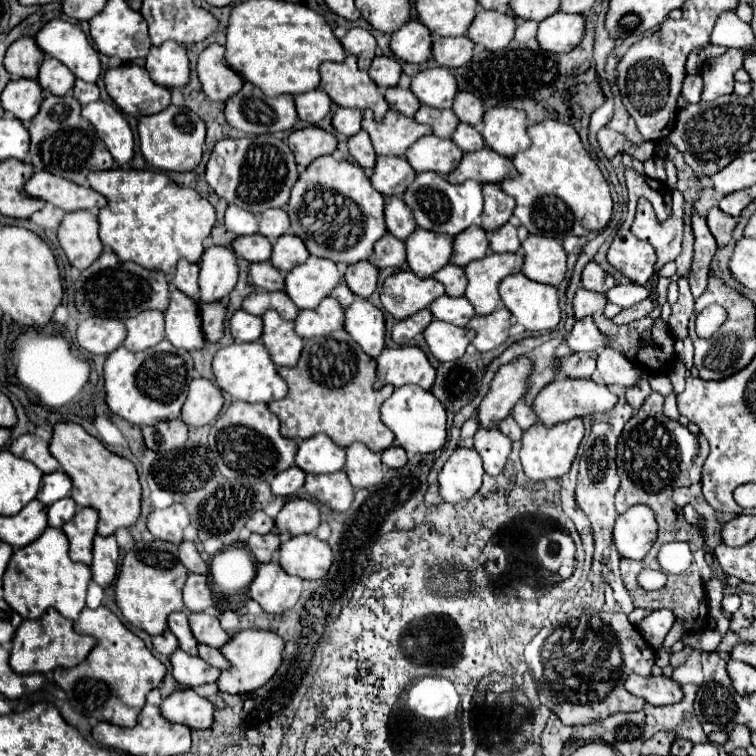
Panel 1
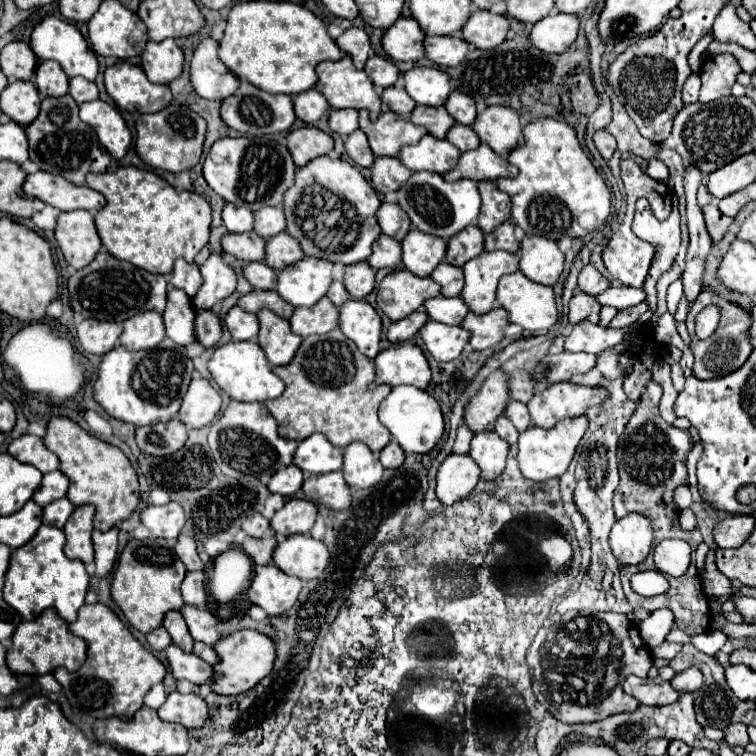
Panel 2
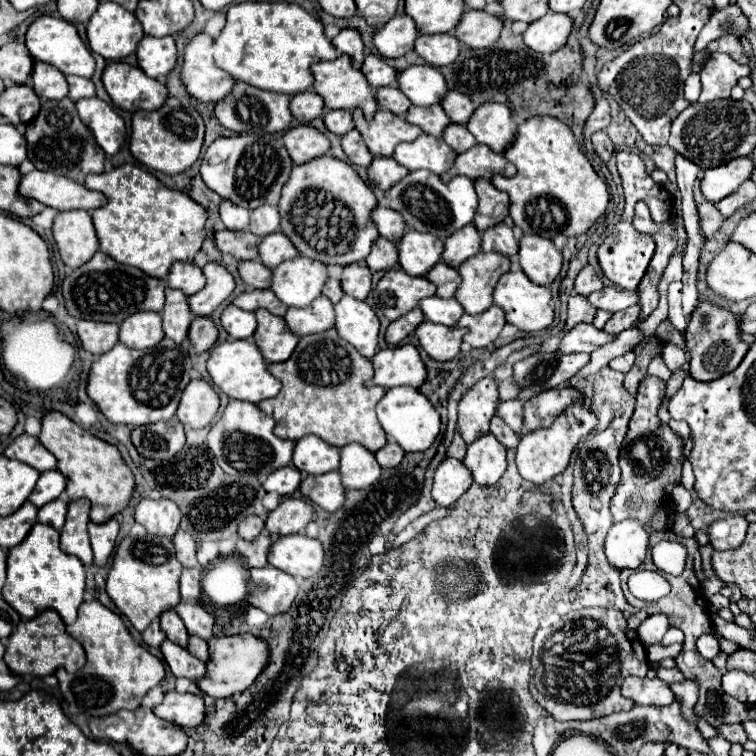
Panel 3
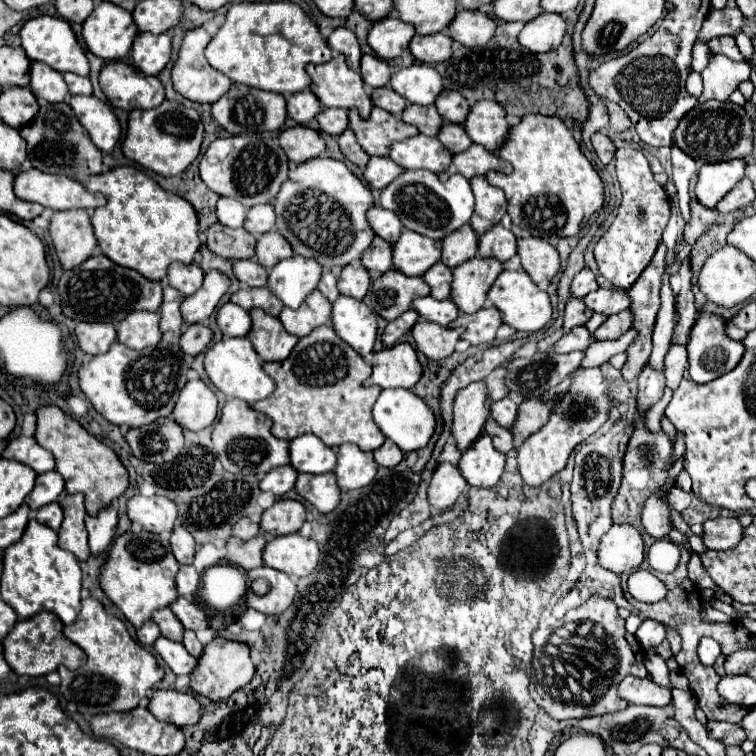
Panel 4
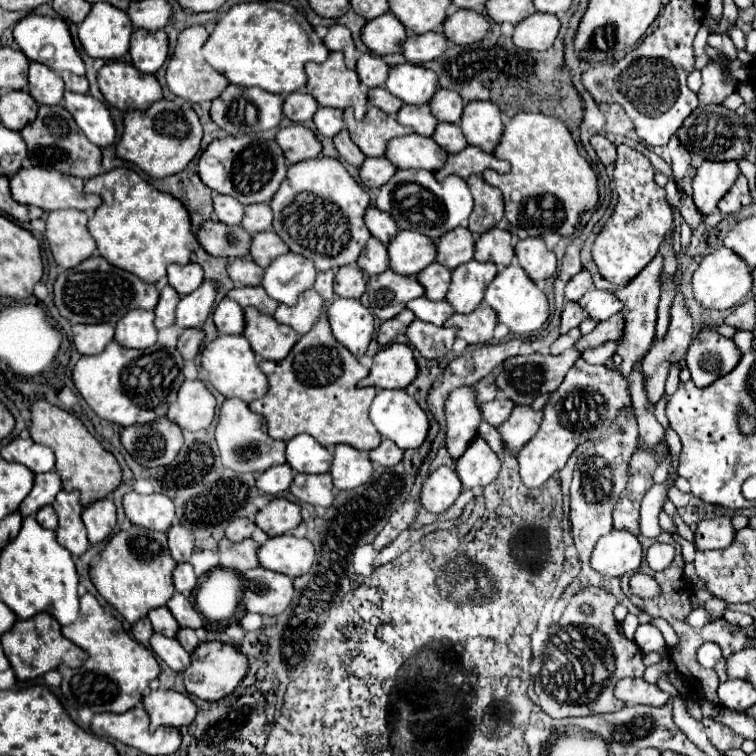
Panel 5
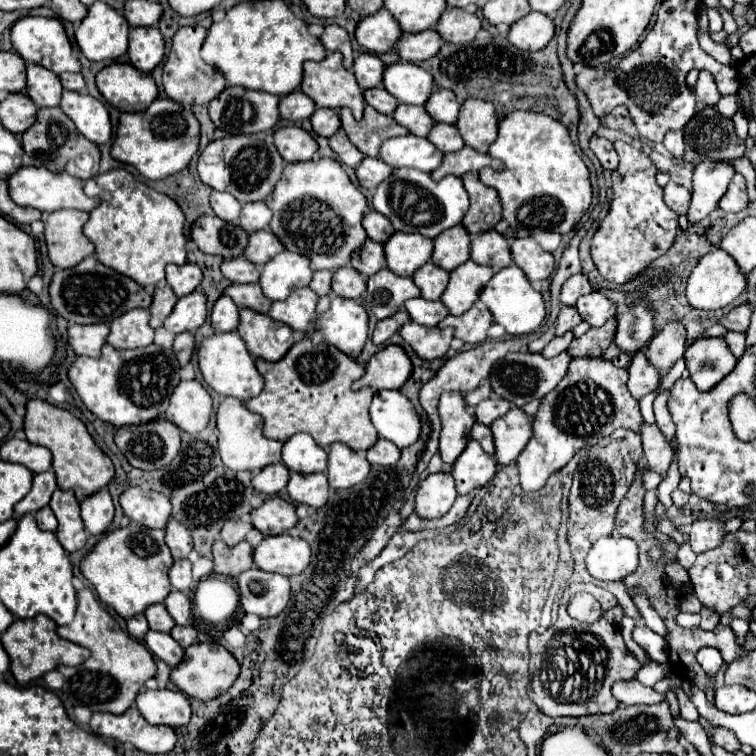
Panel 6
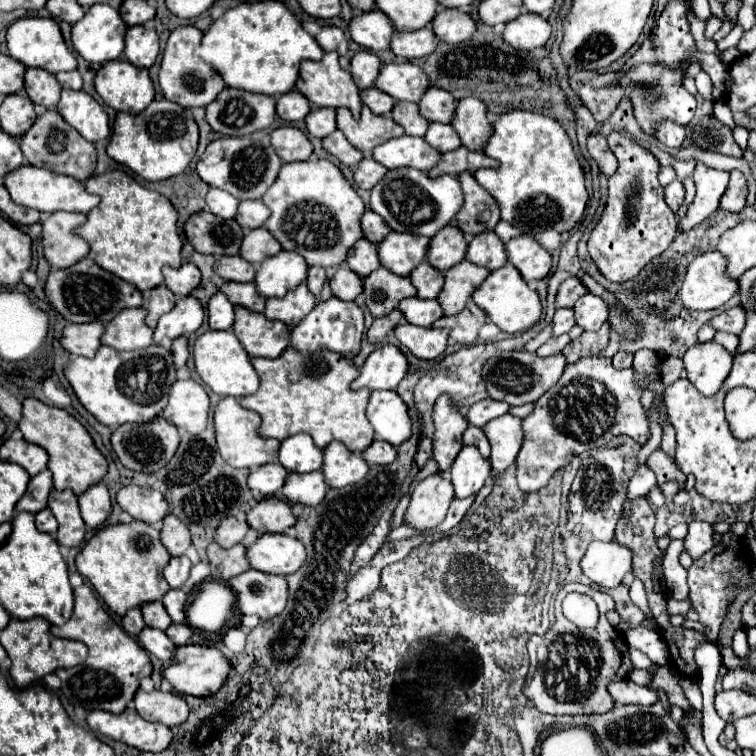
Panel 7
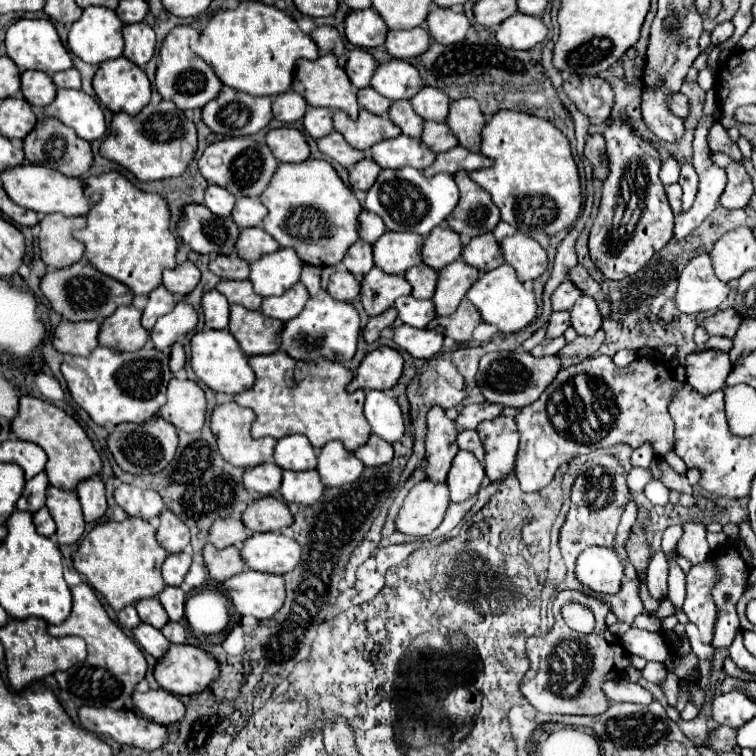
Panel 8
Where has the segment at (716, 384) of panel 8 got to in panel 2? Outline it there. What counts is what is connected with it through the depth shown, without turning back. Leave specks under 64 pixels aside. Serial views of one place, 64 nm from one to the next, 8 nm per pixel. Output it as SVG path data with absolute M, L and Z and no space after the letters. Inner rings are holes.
M704 288L700 292L700 296L694 300L694 306L690 308L688 312L688 320L686 320L686 326L688 326L688 332L692 336L692 354L694 354L694 374L700 378L700 380L708 380L708 378L722 378L722 376L728 376L732 372L736 372L746 360L748 360L748 354L752 354L754 346L750 344L750 320L748 320L748 310L718 296L712 288ZM708 304L716 304L720 306L722 310L722 318L720 318L720 326L716 328L716 332L708 338L708 340L698 340L696 334L694 334L694 318L696 314L706 308Z

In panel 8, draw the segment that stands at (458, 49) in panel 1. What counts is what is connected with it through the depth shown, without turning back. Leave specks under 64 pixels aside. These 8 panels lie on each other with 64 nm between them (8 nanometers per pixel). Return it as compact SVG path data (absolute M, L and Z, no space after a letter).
M412 28L412 30L400 30L388 32L386 38L386 50L394 56L394 58L414 58L414 56L422 56L432 44L432 38L428 34L426 28Z

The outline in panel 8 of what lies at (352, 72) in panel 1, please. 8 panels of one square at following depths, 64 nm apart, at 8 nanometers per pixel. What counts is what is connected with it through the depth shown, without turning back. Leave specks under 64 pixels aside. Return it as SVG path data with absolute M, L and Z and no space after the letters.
M328 52L320 56L318 60L298 60L296 64L296 84L300 86L300 94L304 96L307 104L312 107L330 108L330 110L346 110L352 120L358 116L358 100L356 100L356 88L352 86L348 74L344 68L338 66L334 52Z

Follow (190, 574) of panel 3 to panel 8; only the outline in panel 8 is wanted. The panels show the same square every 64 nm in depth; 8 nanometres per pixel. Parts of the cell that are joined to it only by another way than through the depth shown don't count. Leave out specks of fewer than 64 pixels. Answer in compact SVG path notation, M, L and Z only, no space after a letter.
M186 552L170 554L162 564L162 578L168 586L180 586L184 576L188 574L192 564L192 558Z

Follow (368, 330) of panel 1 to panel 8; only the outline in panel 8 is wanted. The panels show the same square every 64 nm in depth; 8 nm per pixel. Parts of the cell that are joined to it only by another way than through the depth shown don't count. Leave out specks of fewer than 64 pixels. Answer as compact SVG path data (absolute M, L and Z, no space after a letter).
M320 294L312 300L308 300L306 308L300 316L294 320L288 320L284 324L284 330L280 334L282 344L280 348L288 352L296 360L314 360L318 356L326 356L330 360L350 360L356 354L356 344L360 338L360 316L358 310L350 302L334 300L328 294Z

